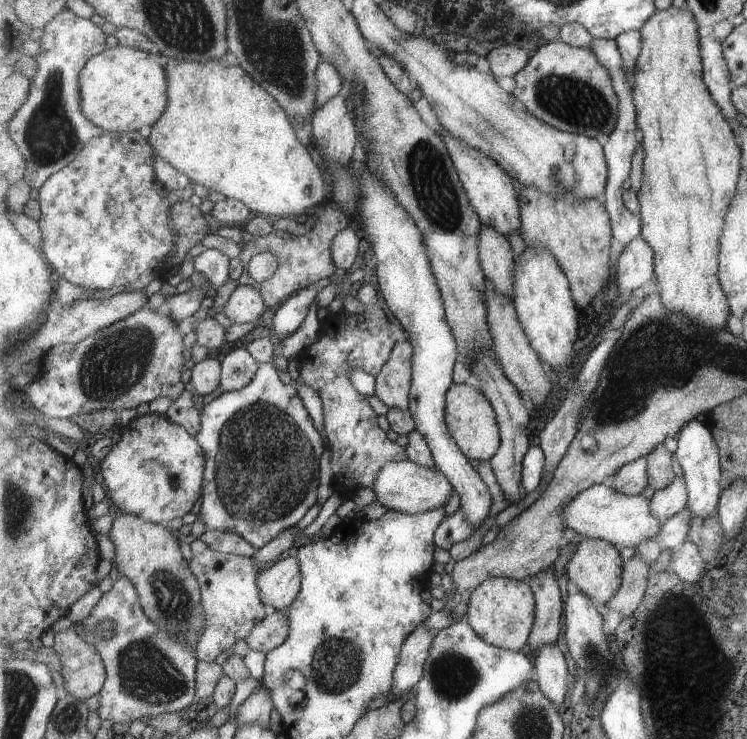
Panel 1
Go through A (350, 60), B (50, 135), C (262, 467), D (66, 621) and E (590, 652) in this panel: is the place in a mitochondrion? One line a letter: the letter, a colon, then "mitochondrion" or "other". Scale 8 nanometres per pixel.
A: other
B: mitochondrion
C: mitochondrion
D: other
E: mitochondrion

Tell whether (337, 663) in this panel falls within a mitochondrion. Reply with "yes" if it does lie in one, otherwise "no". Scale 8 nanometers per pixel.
yes

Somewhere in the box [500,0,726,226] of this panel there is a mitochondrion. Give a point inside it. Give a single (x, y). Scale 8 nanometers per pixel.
(581, 105)

